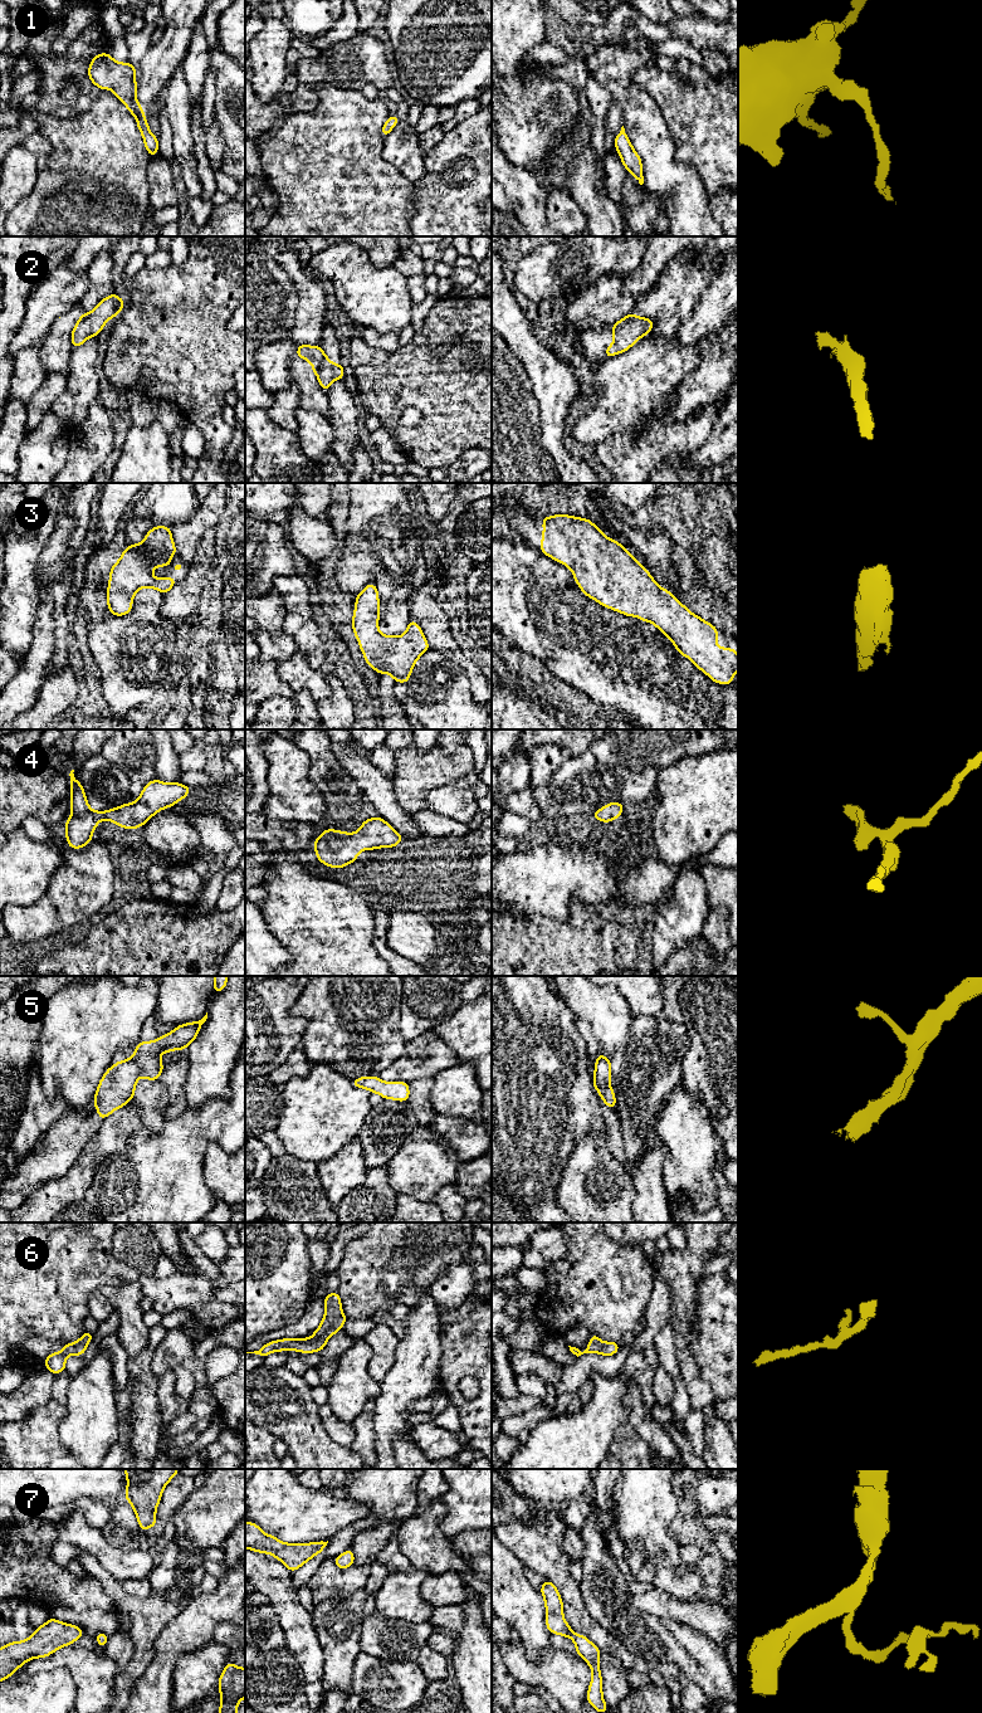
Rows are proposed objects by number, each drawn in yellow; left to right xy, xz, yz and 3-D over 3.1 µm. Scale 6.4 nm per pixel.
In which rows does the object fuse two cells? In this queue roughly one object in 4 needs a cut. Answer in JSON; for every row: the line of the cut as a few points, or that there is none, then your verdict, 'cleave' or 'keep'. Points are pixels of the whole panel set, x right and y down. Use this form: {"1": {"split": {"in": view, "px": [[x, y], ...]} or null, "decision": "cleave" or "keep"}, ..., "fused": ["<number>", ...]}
{"1": {"split": null, "decision": "keep"}, "2": {"split": null, "decision": "keep"}, "3": {"split": null, "decision": "keep"}, "4": {"split": null, "decision": "keep"}, "5": {"split": null, "decision": "keep"}, "6": {"split": null, "decision": "keep"}, "7": {"split": null, "decision": "keep"}, "fused": []}

